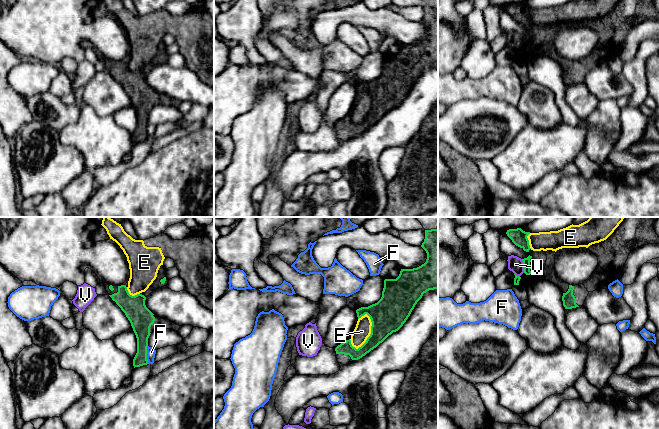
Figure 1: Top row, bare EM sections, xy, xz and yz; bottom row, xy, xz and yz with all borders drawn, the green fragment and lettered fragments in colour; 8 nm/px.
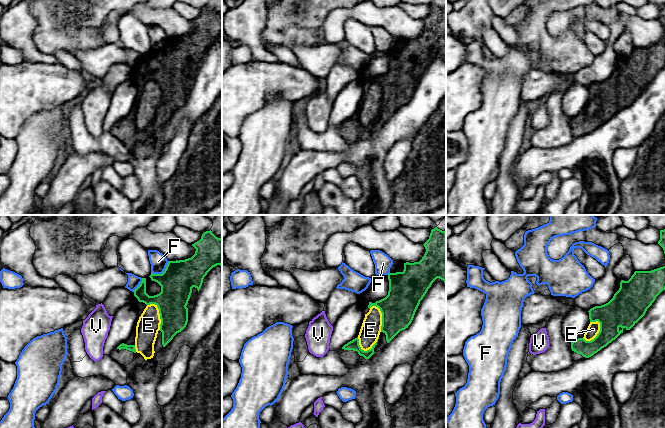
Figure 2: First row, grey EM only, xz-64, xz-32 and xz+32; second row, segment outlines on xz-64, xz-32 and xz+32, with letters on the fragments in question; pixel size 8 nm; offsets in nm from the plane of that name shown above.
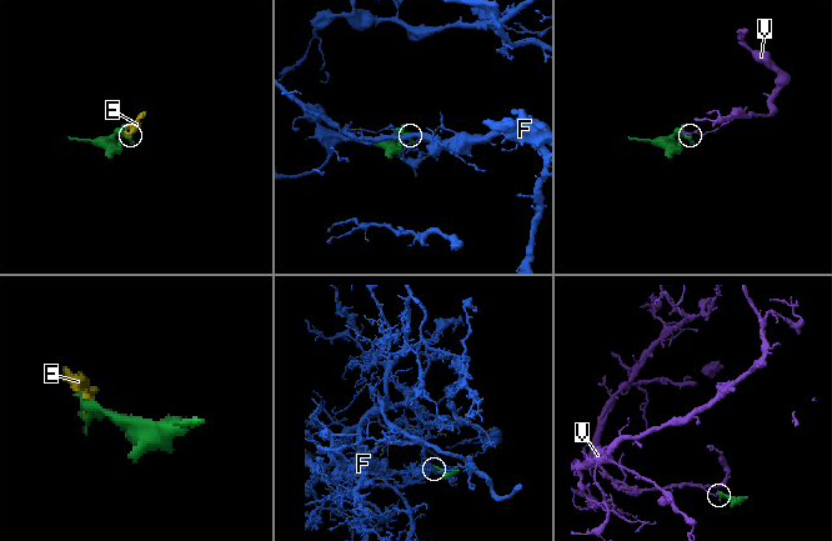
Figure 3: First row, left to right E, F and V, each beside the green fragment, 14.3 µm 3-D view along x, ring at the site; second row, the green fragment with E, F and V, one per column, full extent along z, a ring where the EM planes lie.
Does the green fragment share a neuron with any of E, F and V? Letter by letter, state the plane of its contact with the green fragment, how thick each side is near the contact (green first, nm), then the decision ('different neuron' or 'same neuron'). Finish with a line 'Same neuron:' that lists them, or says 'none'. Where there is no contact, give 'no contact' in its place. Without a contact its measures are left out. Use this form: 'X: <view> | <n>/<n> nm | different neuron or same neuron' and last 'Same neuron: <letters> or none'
E: xz | 280/140 nm | different neuron
F: xy | 150/70 nm | different neuron
V: yz | 60/130 nm | different neuron
Same neuron: none

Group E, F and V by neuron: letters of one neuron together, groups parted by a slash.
E / F / V

